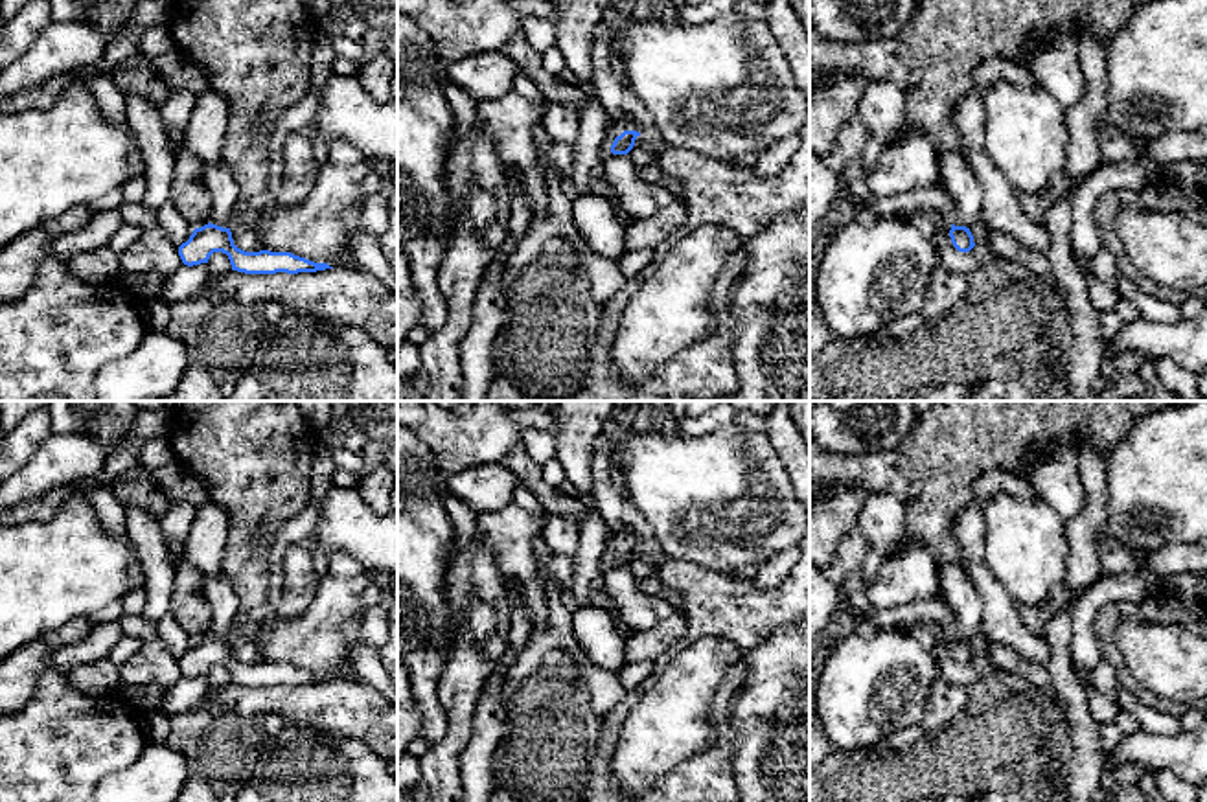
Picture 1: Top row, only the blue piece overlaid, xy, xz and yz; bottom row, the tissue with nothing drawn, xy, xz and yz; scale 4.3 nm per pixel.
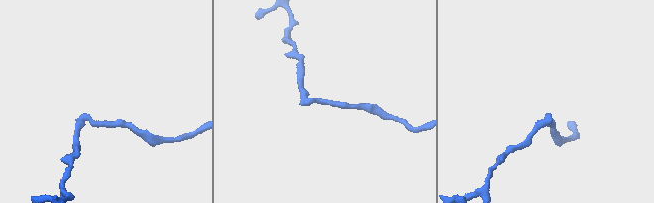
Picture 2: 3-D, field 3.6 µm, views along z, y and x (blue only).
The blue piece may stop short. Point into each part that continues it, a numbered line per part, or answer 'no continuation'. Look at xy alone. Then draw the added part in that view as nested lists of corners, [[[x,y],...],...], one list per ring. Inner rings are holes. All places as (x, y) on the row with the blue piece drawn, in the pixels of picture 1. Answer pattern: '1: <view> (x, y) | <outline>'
no continuation

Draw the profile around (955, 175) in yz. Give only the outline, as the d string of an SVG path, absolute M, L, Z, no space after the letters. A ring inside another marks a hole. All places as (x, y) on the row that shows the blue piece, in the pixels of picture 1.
M948 153L938 156L940 182L955 200L955 226L970 226L981 213L983 189L959 153Z

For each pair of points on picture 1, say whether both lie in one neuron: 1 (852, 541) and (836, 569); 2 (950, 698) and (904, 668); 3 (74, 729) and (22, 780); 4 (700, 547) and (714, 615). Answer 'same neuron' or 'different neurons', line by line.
1: same neuron
2: different neurons
3: same neuron
4: different neurons

